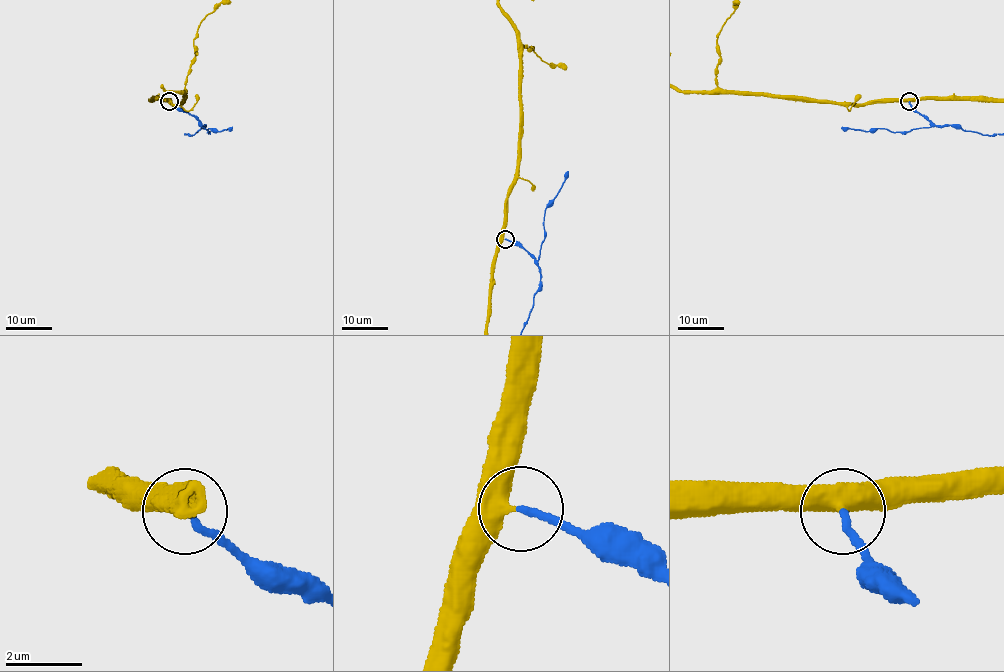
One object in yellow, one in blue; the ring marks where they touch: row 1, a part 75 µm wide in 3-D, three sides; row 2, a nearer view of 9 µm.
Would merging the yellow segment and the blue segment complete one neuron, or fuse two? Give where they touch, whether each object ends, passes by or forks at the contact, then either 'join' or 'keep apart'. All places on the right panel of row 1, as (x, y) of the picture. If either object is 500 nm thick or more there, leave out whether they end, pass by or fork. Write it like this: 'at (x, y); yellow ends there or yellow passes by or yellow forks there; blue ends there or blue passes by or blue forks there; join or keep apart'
at (909, 101); yellow passes by; blue ends there; join

